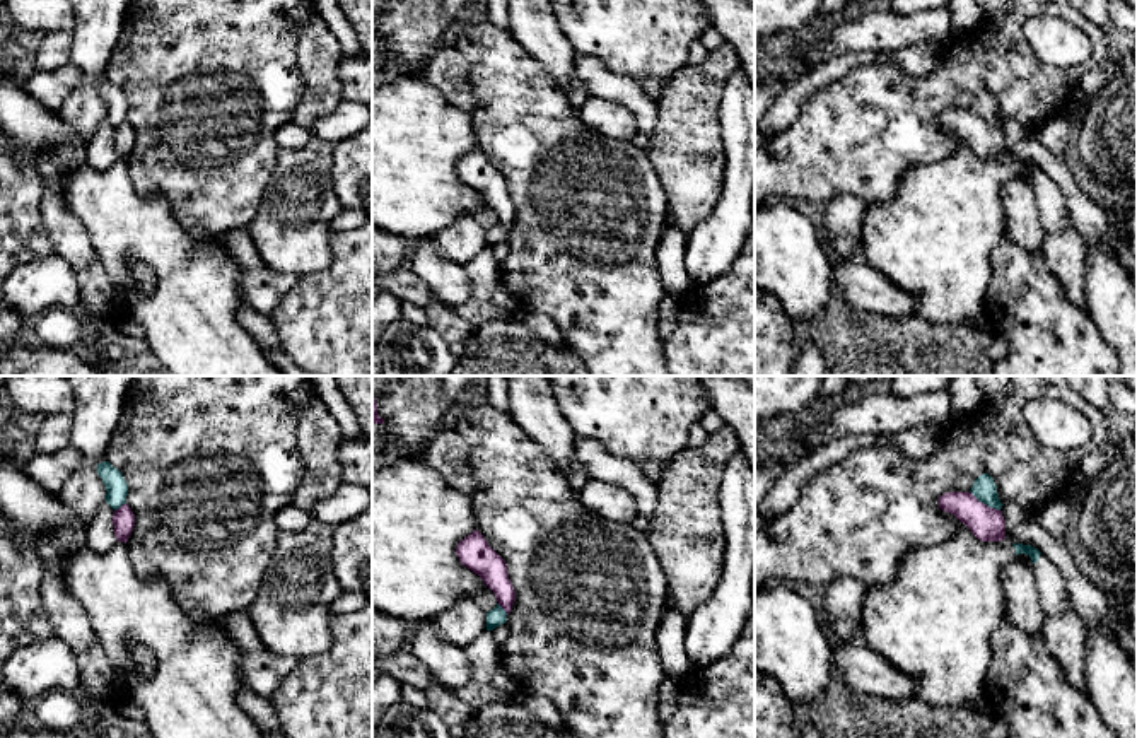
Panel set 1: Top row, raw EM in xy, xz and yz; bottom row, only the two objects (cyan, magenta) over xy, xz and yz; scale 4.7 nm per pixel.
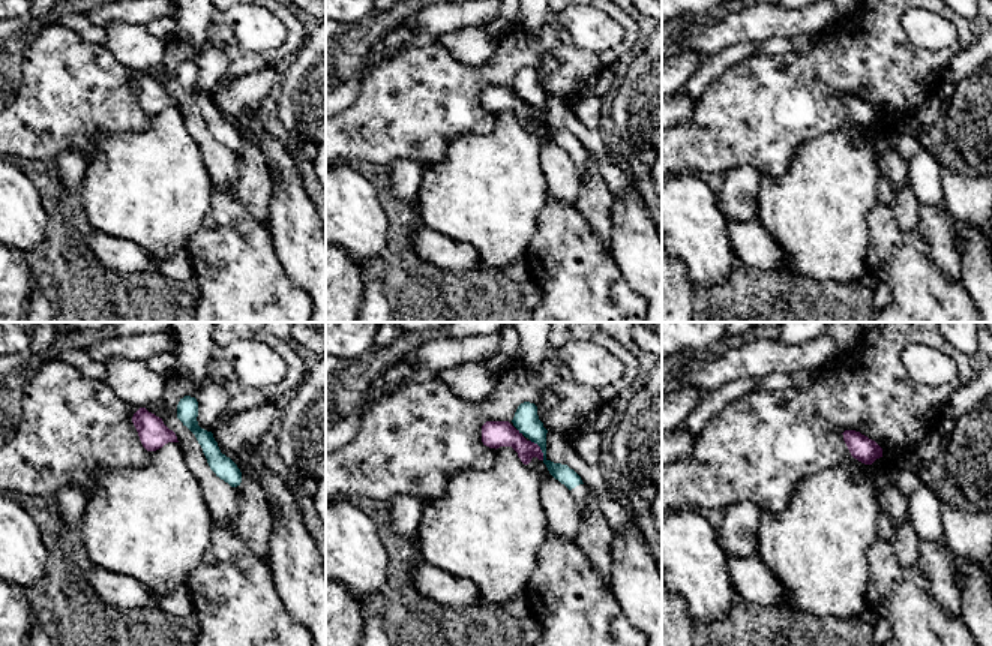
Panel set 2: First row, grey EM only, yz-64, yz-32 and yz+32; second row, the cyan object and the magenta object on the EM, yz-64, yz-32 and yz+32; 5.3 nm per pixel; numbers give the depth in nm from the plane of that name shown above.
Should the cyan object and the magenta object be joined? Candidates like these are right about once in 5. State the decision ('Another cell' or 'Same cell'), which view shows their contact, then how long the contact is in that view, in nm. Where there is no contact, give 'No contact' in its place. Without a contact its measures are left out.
Another cell. Touches cyan in yz. Shared border 170 nm

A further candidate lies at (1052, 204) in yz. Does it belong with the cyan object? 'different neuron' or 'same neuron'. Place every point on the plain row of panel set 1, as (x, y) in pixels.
same neuron

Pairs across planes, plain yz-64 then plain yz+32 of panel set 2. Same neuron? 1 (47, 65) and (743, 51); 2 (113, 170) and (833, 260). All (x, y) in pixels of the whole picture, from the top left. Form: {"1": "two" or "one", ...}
{"1": "two", "2": "one"}

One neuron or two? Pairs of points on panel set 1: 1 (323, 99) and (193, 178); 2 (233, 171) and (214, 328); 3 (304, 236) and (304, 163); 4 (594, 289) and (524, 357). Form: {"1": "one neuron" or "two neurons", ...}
{"1": "two neurons", "2": "two neurons", "3": "one neuron", "4": "two neurons"}

